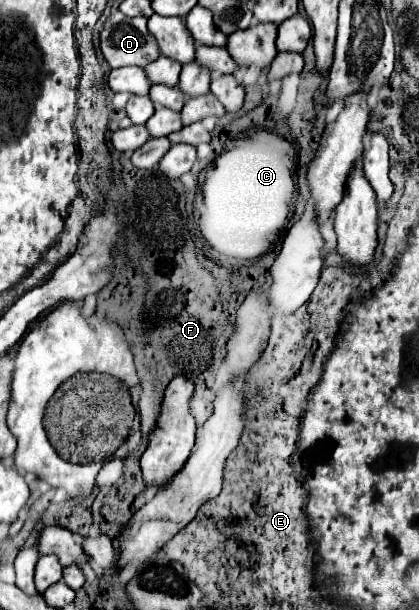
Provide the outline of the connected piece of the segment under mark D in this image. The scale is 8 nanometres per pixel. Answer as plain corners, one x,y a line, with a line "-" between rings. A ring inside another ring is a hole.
126,17
122,23
118,23
116,27
110,25
108,21
104,23
104,29
100,33
100,51
104,55
104,59
108,61
108,65
112,69
118,67
126,67
126,65
138,65
138,67
146,67
148,63
152,63
160,53
156,47
154,37
148,33
146,29
146,17

